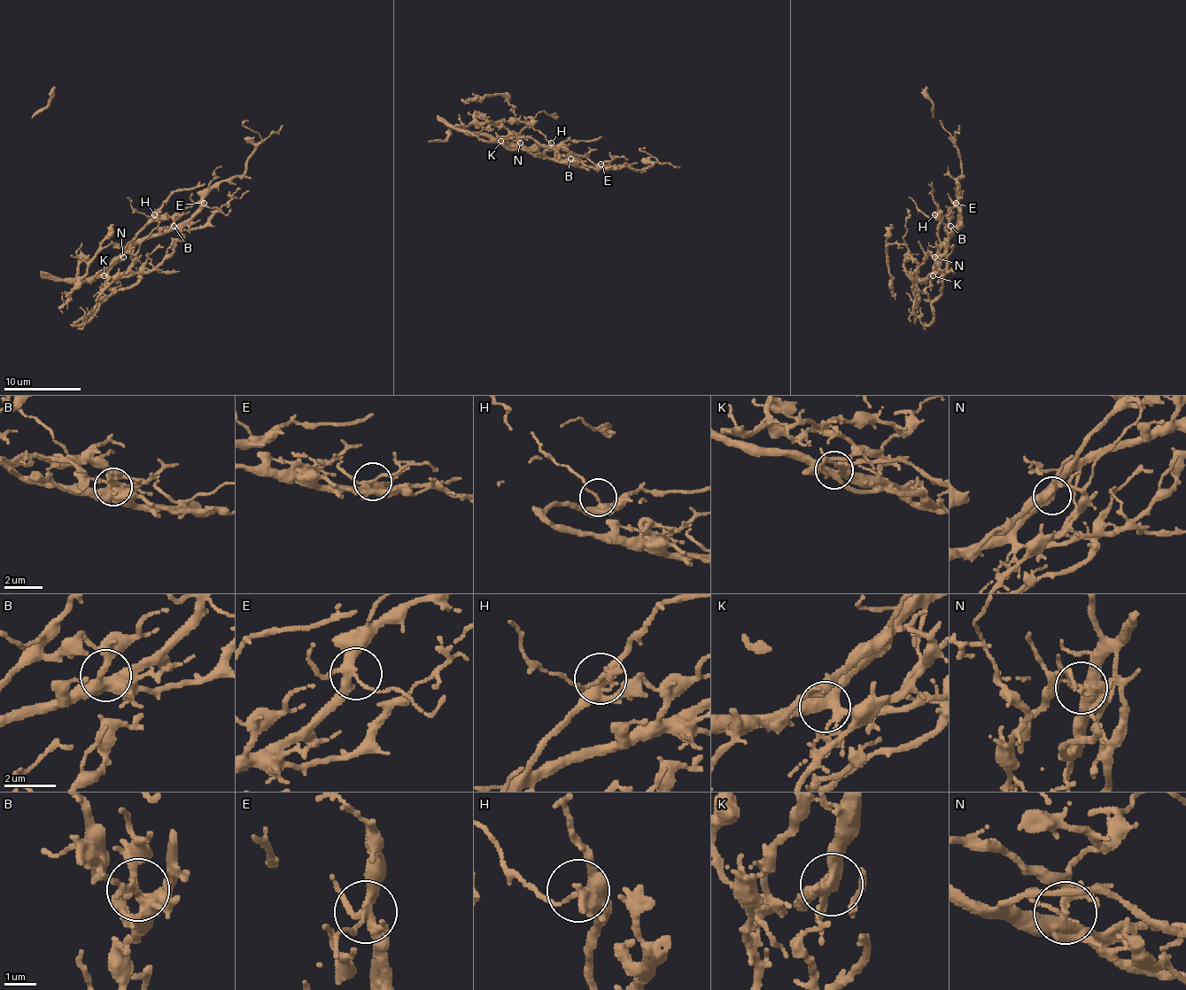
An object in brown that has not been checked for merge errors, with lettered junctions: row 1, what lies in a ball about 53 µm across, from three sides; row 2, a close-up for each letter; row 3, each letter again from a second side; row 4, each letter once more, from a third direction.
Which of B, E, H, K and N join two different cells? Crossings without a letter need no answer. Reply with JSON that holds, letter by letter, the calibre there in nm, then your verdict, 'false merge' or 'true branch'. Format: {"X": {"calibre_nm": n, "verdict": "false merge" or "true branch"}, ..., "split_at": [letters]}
{"B": {"calibre_nm": 280, "verdict": "true branch"}, "E": {"calibre_nm": 280, "verdict": "true branch"}, "H": {"calibre_nm": 260, "verdict": "true branch"}, "K": {"calibre_nm": 400, "verdict": "true branch"}, "N": {"calibre_nm": 360, "verdict": "false merge"}, "split_at": ["N"]}

